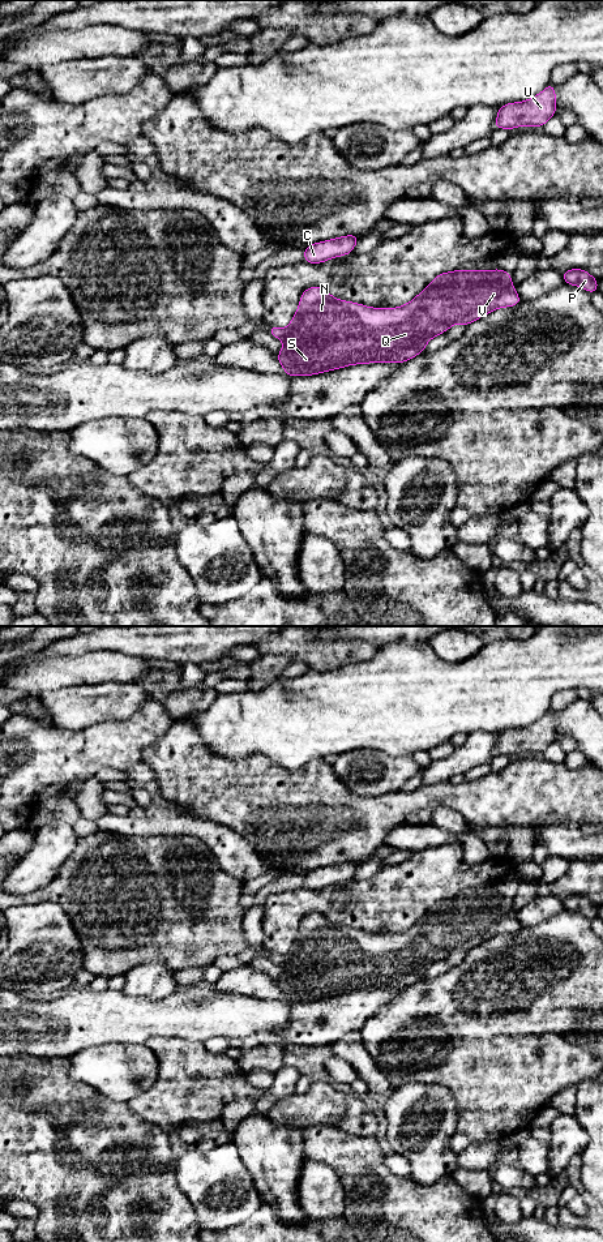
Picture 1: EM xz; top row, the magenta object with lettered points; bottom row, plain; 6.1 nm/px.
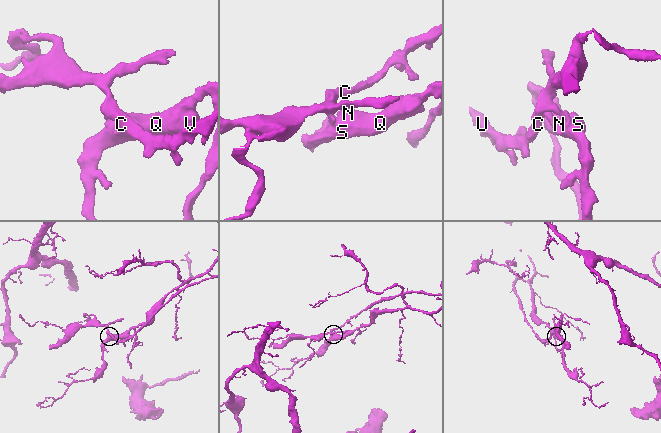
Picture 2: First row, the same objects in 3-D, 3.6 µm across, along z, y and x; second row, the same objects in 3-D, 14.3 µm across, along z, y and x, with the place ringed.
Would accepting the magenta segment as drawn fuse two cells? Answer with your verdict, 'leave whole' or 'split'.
split

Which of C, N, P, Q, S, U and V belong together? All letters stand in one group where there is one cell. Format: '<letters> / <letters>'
C U / N P Q S V

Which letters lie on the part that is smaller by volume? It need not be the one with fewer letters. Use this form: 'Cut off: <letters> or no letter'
Cut off: C, U

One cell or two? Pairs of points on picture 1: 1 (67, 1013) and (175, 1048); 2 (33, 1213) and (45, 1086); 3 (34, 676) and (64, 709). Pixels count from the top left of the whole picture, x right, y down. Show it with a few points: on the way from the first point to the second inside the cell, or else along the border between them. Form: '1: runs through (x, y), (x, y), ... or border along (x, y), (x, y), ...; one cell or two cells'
1: border along (180, 1039), (152, 1036), (144, 1044); two cells
2: border along (13, 1199), (31, 1202), (39, 1212), (38, 1217); two cells
3: border along (78, 684), (43, 690), (37, 697); two cells

